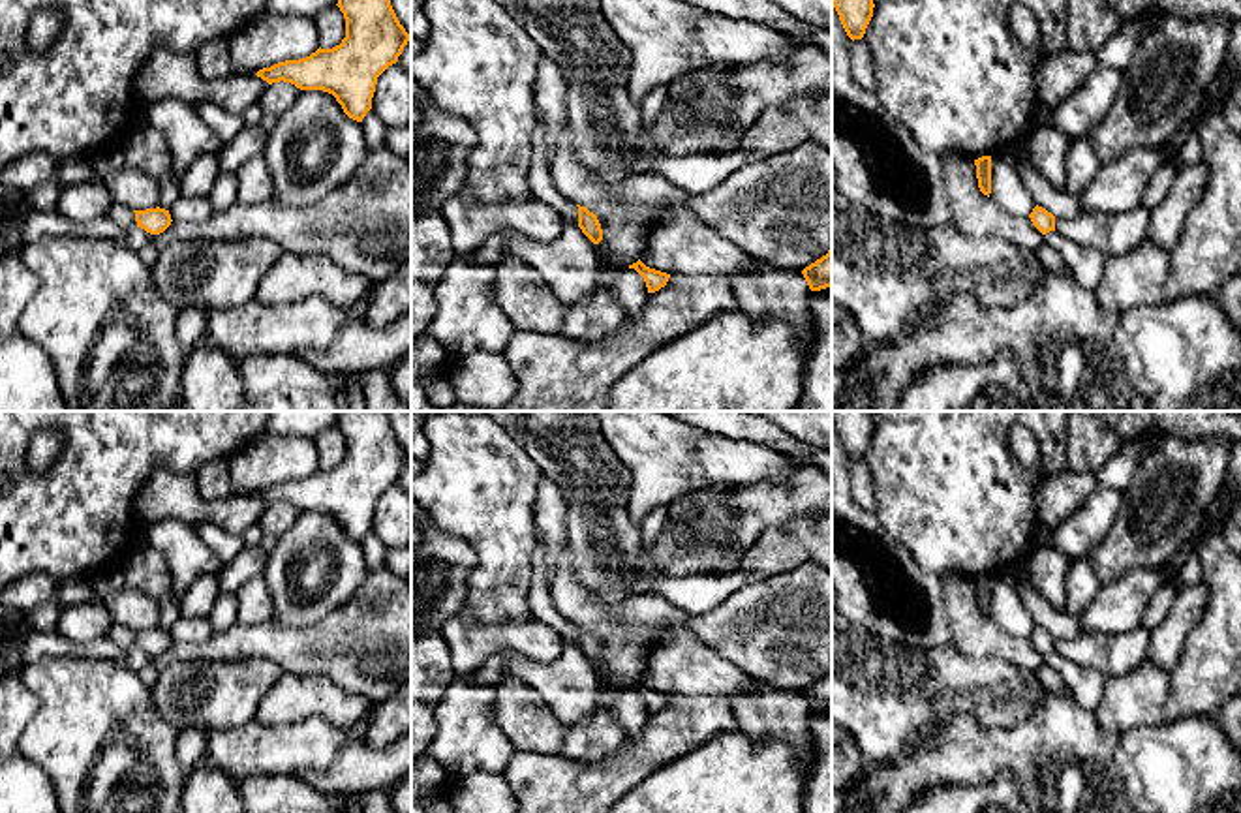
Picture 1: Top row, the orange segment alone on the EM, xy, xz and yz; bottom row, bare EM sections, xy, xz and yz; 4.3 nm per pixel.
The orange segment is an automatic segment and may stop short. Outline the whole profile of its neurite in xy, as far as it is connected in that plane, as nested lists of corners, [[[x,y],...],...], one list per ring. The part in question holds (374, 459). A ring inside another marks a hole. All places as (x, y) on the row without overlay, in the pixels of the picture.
[[[340,411],[345,458],[332,469],[317,469],[306,479],[278,483],[255,496],[272,503],[291,503],[300,511],[323,511],[336,518],[344,533],[362,543],[372,529],[377,498],[398,483],[411,460],[400,445],[387,411]]]

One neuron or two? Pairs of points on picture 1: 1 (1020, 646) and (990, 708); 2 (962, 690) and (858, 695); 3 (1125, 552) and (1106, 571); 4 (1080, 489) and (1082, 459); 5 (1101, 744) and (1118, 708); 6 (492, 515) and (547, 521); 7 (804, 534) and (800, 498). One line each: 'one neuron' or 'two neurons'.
1: two neurons
2: one neuron
3: one neuron
4: two neurons
5: two neurons
6: two neurons
7: two neurons

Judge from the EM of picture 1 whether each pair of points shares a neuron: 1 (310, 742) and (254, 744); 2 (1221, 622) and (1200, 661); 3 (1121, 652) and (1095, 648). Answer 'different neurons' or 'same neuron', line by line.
1: same neuron
2: same neuron
3: same neuron

